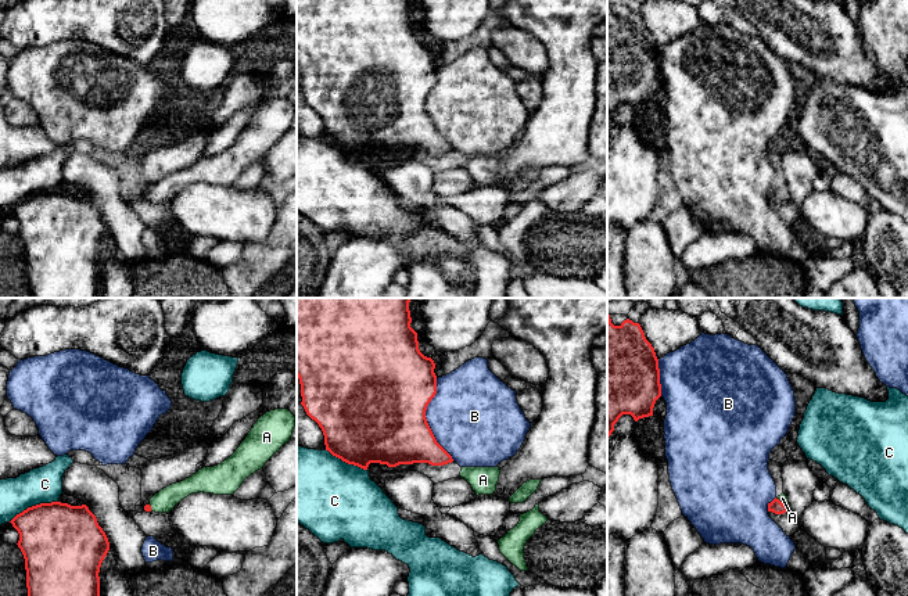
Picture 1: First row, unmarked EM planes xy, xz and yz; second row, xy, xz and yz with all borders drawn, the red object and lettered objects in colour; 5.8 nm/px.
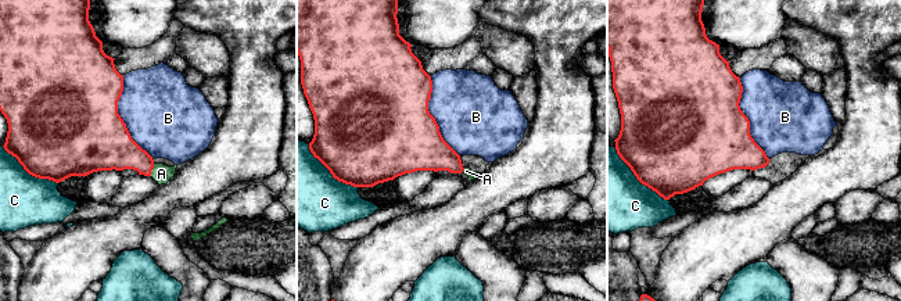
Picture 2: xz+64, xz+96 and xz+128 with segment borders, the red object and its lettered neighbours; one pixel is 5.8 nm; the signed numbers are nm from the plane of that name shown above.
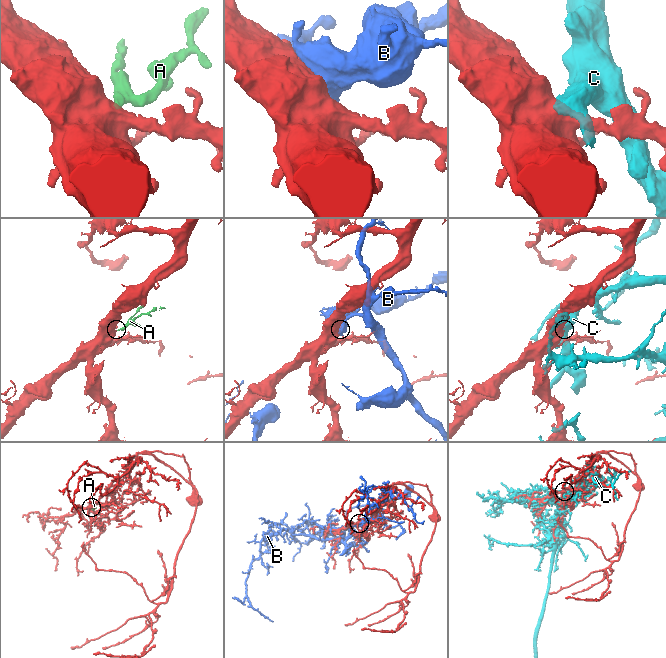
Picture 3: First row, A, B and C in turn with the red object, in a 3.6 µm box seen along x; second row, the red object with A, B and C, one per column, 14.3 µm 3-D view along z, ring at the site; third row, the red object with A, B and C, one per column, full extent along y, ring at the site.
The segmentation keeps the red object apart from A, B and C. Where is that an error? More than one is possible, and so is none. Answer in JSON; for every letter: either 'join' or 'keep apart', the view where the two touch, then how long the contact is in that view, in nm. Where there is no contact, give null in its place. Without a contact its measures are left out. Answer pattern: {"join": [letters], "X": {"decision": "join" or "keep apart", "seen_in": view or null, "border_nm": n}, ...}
{"join": ["A"], "A": {"decision": "join", "seen_in": "yz", "border_nm": 90}, "B": {"decision": "keep apart", "seen_in": "xz", "border_nm": 500}, "C": {"decision": "keep apart", "seen_in": "xy", "border_nm": 320}}

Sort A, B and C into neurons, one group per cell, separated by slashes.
A / B / C

